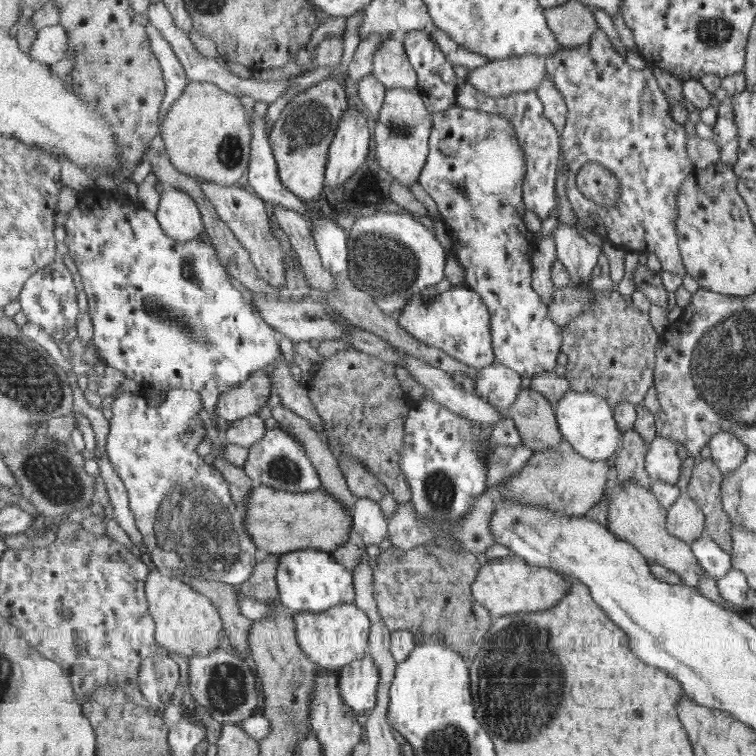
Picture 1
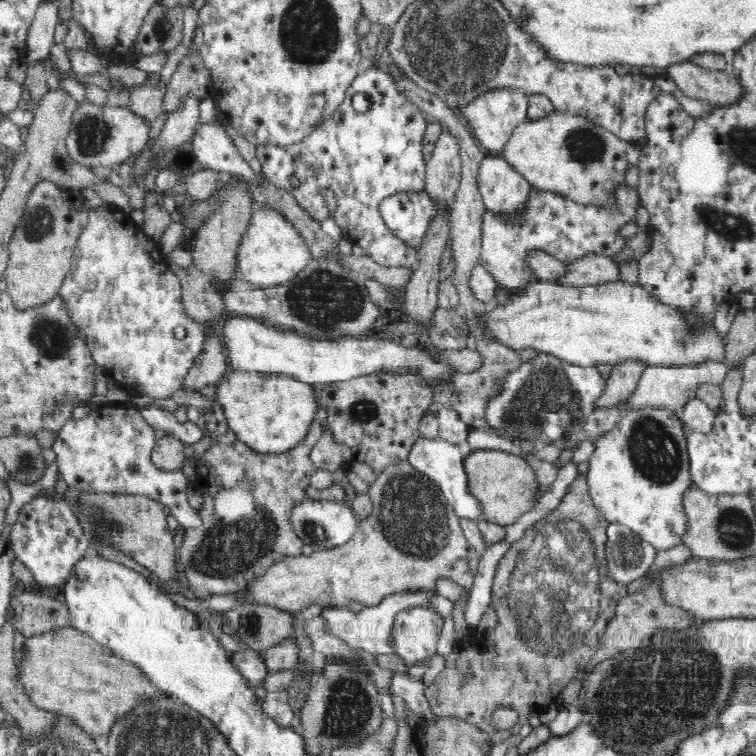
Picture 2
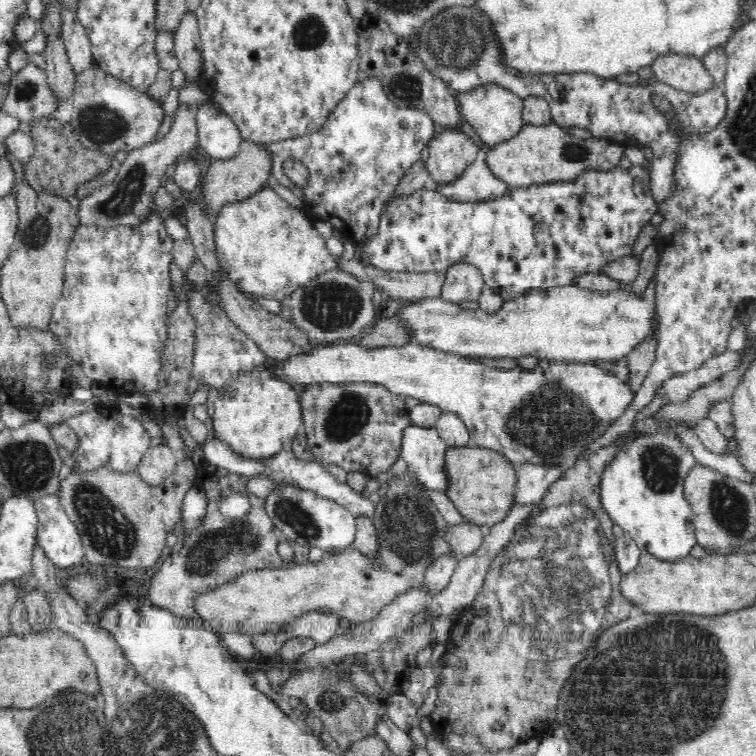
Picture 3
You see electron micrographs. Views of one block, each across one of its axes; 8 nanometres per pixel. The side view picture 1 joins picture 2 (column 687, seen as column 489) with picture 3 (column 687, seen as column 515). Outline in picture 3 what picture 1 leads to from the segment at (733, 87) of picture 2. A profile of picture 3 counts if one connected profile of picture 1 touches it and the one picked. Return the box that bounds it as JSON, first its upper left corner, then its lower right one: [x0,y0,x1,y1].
[651,53,718,93]

